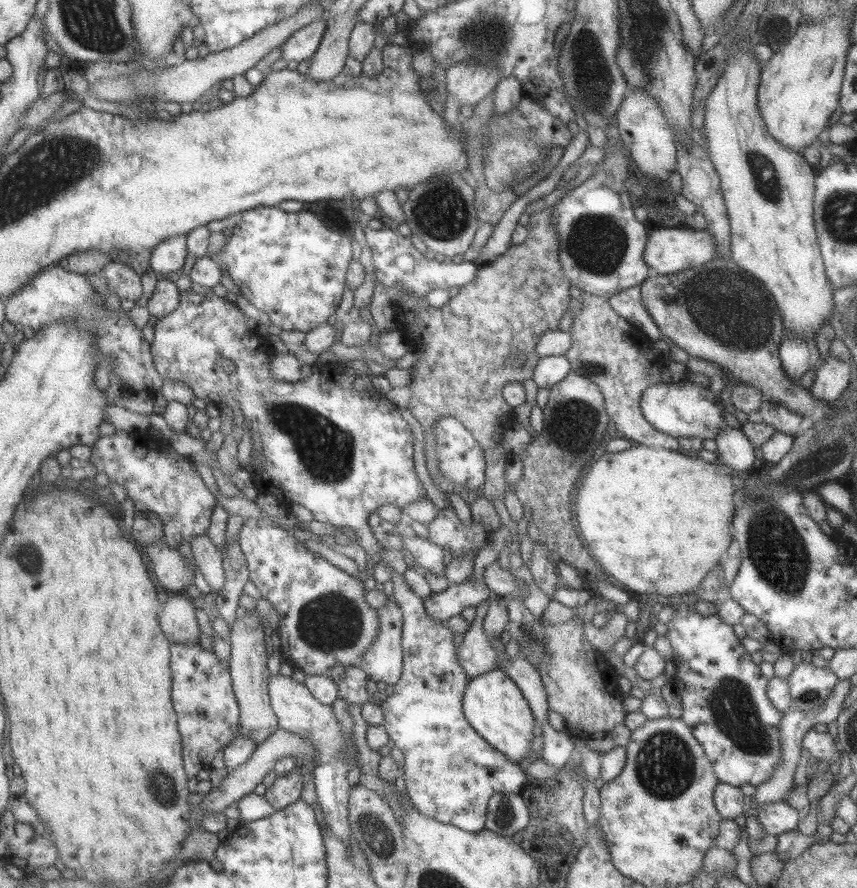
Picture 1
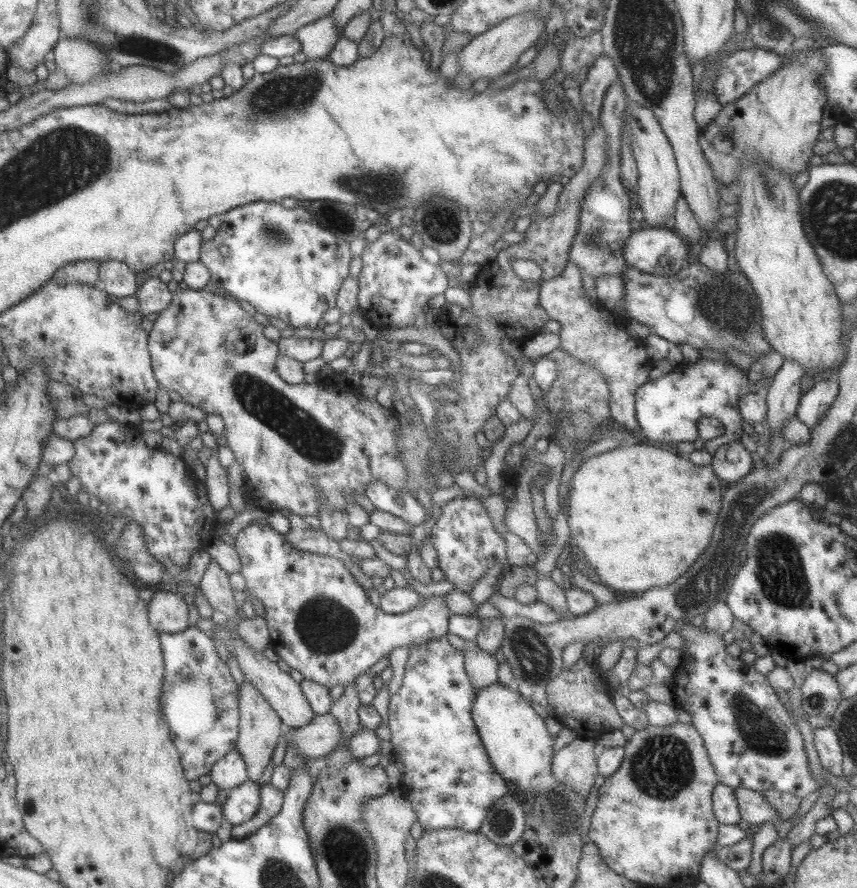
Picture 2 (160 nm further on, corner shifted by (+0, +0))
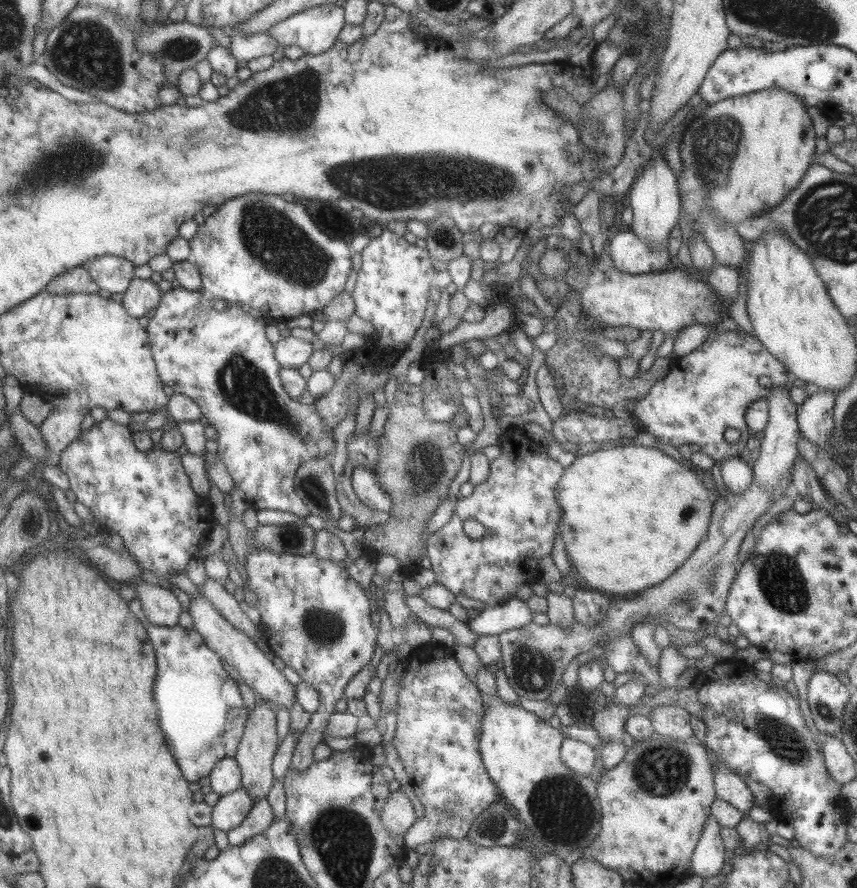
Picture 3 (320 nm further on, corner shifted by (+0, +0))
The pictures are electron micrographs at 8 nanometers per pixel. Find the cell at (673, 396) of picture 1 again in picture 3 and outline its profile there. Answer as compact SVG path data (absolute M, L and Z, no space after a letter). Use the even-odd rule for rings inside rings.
M708 328L707 339L699 348L691 351L677 360L677 372L669 370L668 374L653 383L647 394L641 400L635 401L631 415L640 422L643 431L650 432L659 443L670 444L673 447L681 444L697 444L703 454L710 456L716 463L725 458L738 456L747 438L749 427L746 425L746 408L755 400L767 399L770 392L778 386L783 387L787 382L786 368L760 343L757 338L735 331L714 331ZM767 376L771 379L771 385L767 388L759 384L759 378ZM727 428L739 430L740 439L735 443L727 443L723 439L723 432Z

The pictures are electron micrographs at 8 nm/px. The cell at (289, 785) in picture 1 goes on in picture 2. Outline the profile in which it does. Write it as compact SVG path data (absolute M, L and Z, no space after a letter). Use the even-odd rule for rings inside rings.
M269 783L263 784L260 789L260 803L258 810L243 824L232 826L231 838L241 839L251 835L254 831L266 824L269 818L275 816L282 805L283 790L273 788Z

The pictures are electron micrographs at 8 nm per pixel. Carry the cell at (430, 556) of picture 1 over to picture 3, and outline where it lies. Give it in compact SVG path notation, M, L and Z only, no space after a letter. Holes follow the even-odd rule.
M343 473L337 476L334 482L336 501L340 514L353 518L360 528L373 526L385 522L388 512L369 510L357 497L352 489L350 478Z

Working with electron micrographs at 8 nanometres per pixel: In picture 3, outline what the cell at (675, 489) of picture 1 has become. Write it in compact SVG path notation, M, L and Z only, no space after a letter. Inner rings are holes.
M634 444L604 447L575 457L554 488L560 506L558 531L578 578L592 591L609 595L639 594L665 581L693 553L706 535L713 504L709 480L696 468L687 469L655 447Z

